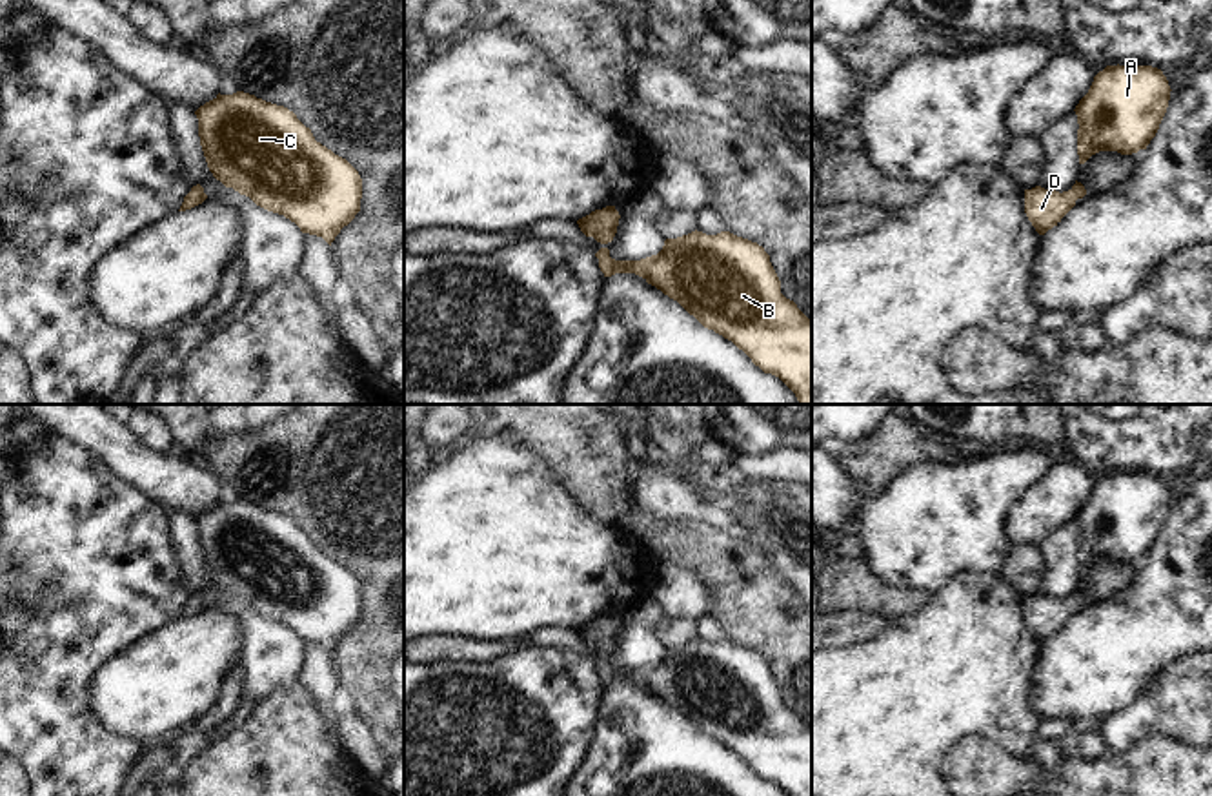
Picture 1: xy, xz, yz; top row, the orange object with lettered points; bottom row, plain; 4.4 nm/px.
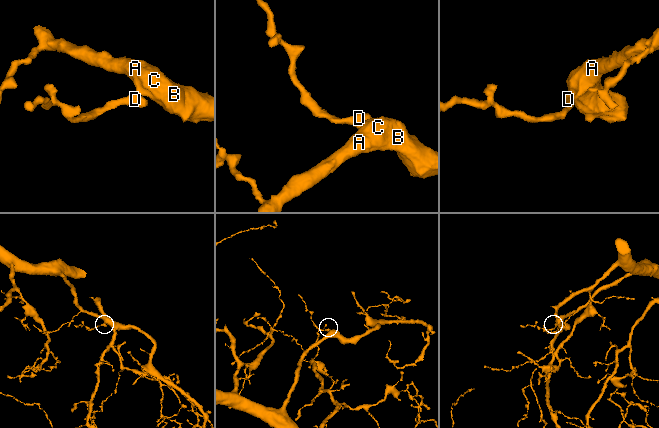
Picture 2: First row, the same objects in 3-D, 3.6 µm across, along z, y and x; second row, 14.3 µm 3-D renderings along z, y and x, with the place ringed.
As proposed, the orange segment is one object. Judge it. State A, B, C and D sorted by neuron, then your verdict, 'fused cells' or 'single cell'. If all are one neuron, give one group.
A B C D | single cell

